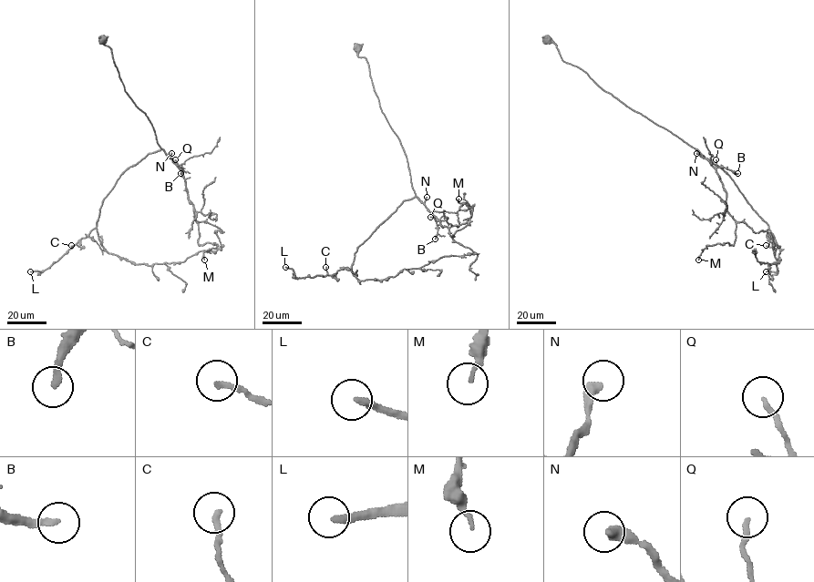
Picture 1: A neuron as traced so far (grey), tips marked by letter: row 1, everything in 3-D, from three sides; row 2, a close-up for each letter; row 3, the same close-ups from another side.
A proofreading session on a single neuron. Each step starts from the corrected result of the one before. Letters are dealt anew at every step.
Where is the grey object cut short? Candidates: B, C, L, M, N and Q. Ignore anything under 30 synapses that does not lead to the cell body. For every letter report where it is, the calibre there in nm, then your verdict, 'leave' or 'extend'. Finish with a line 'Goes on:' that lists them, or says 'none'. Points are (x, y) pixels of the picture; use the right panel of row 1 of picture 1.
B: (737, 173) | 200 nm | leave
C: (766, 245) | 200 nm | leave
L: (766, 271) | 240 nm | extend
M: (698, 260) | 130 nm | leave
N: (696, 153) | 380 nm | extend
Q: (716, 159) | 180 nm | leave
Goes on: L, N

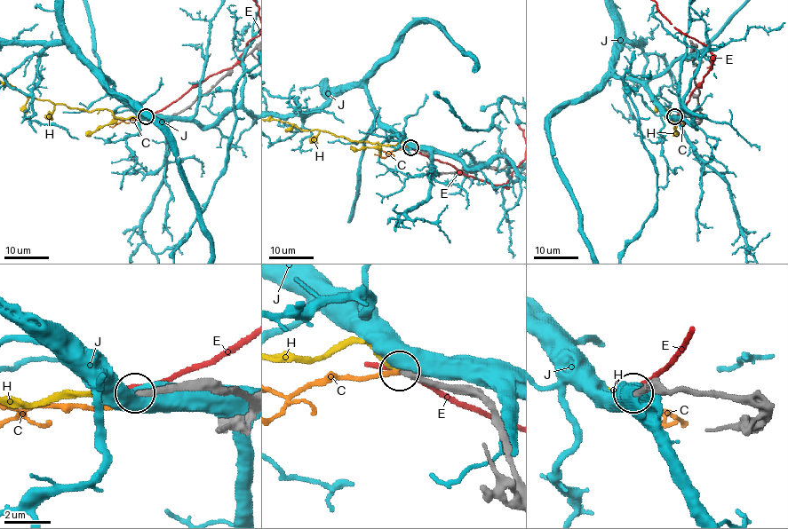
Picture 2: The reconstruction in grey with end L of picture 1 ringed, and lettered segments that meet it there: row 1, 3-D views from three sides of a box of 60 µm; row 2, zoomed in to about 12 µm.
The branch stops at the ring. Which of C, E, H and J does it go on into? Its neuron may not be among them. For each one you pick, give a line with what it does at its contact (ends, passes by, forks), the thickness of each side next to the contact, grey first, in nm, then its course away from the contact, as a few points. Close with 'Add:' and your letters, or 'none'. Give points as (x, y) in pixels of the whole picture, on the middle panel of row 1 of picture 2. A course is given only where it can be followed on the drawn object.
H: it ends there; 240 nm thick on the grey side, 200 nm on the other
Add: H

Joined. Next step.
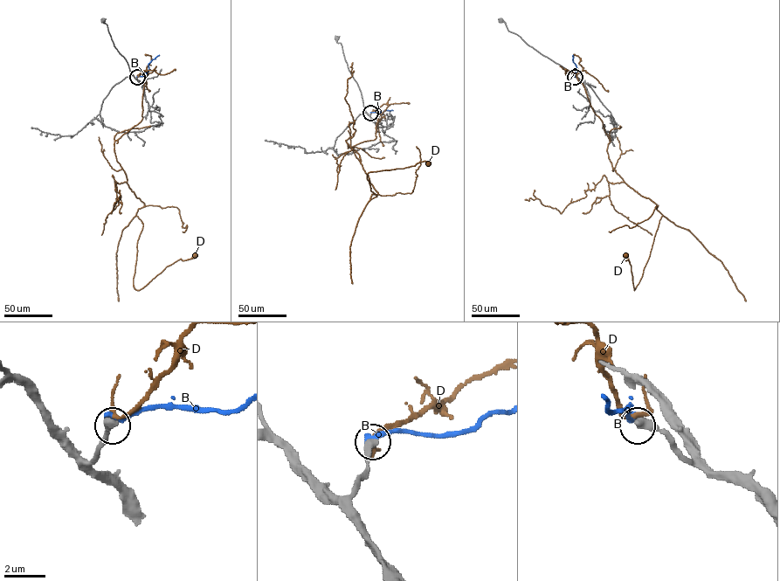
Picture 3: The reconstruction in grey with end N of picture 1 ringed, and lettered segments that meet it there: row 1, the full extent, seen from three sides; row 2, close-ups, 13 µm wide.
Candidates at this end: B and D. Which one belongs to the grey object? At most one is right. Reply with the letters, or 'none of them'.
none of them

